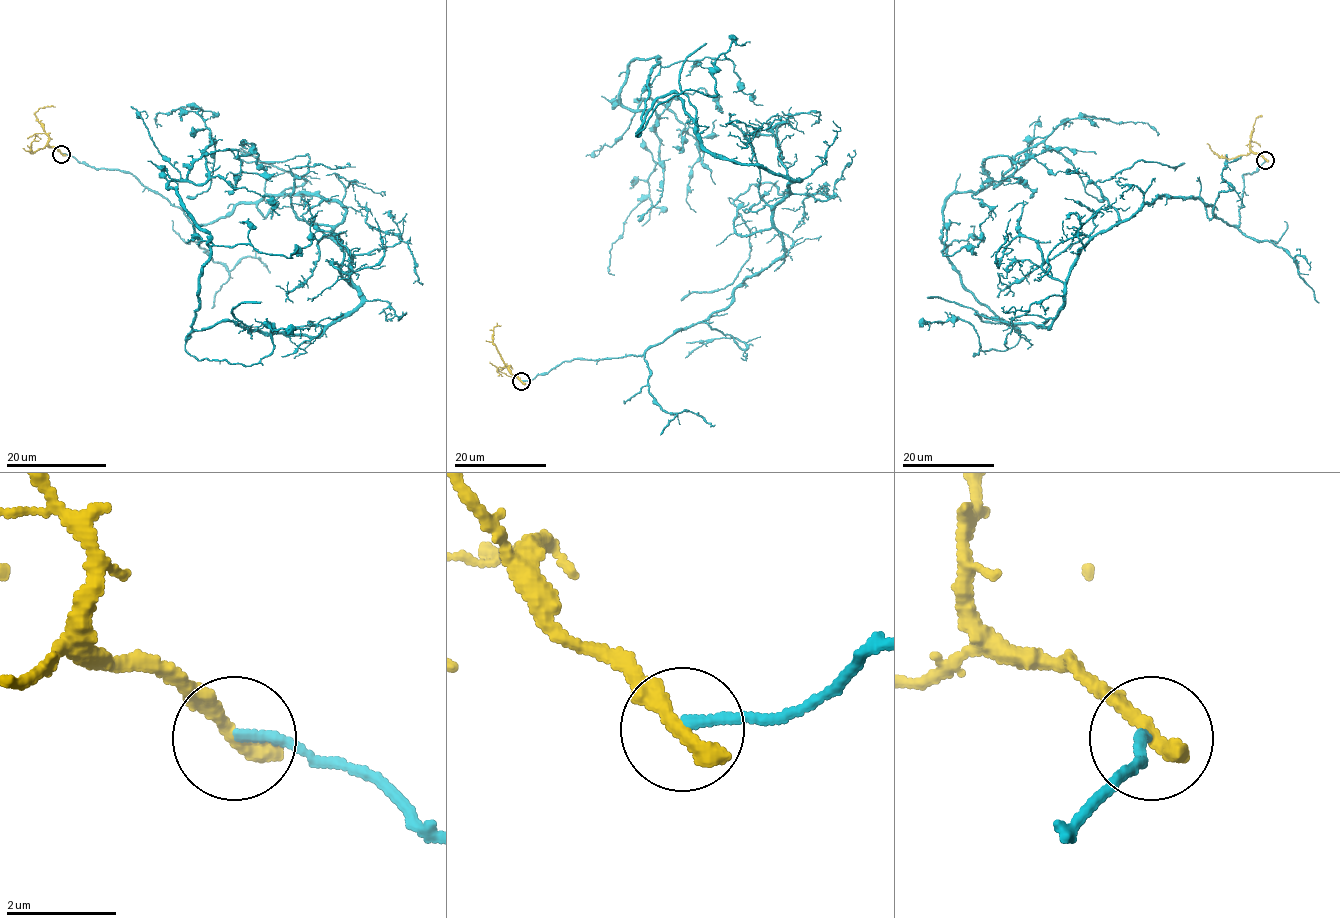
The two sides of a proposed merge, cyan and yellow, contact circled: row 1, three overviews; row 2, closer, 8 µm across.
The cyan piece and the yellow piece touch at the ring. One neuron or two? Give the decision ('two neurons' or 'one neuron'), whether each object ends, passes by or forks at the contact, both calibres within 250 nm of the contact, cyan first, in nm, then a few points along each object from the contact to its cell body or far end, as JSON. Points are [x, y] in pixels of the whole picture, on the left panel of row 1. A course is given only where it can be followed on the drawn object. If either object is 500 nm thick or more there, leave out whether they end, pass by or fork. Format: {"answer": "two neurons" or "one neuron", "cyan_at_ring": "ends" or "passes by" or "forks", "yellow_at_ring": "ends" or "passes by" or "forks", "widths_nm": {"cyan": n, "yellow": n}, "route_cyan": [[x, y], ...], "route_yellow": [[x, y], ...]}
{"answer": "two neurons", "cyan_at_ring": "ends", "yellow_at_ring": "ends", "widths_nm": {"cyan": 180, "yellow": 400}, "route_cyan": [[62, 154], [193, 224], [335, 200], [360, 301], [192, 328], [168, 184], [210, 130], [162, 126]], "route_yellow": [[62, 154], [50, 146], [32, 153], [34, 135]]}

